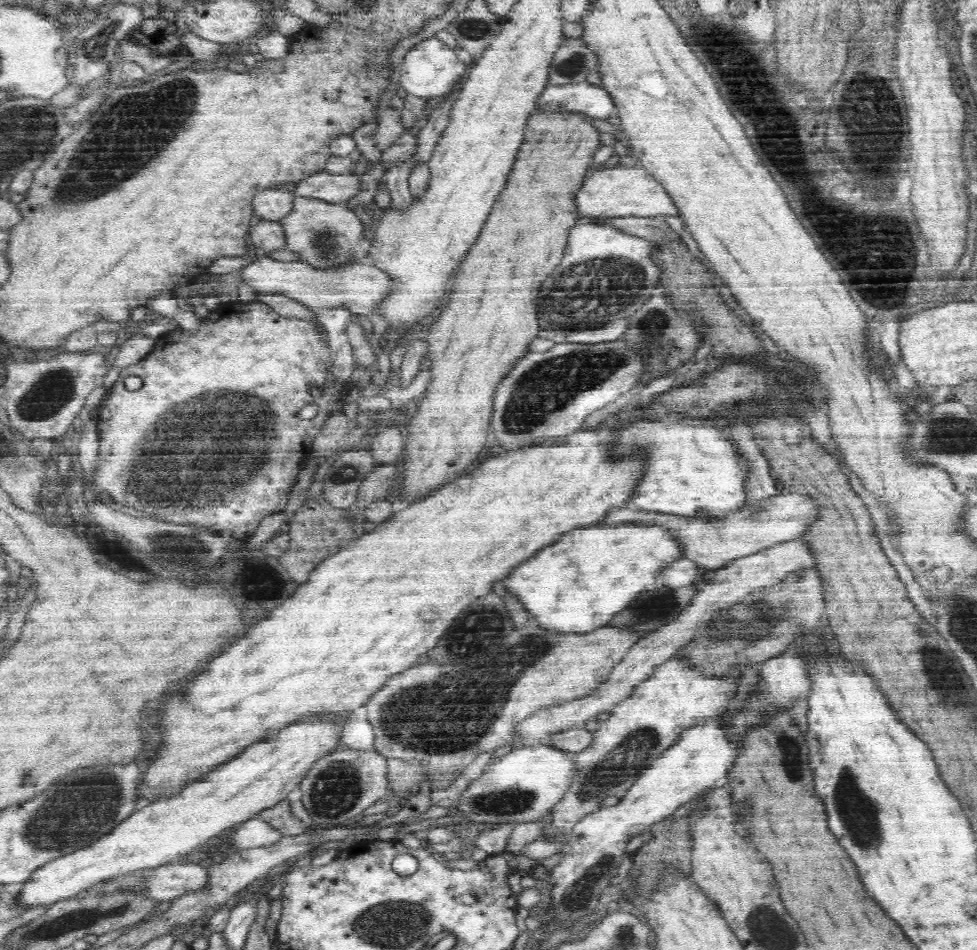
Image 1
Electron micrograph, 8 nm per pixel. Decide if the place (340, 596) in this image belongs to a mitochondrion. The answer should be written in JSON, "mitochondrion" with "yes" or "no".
{"mitochondrion":"no"}

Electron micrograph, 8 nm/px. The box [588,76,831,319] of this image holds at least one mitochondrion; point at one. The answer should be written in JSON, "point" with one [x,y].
{"point":[795,116]}

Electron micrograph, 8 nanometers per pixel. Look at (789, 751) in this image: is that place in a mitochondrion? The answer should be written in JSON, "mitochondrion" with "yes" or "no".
{"mitochondrion":"yes"}

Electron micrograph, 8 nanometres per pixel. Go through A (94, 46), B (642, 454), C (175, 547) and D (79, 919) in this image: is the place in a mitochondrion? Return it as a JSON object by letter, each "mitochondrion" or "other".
{"A":"mitochondrion","B":"other","C":"mitochondrion","D":"mitochondrion"}

